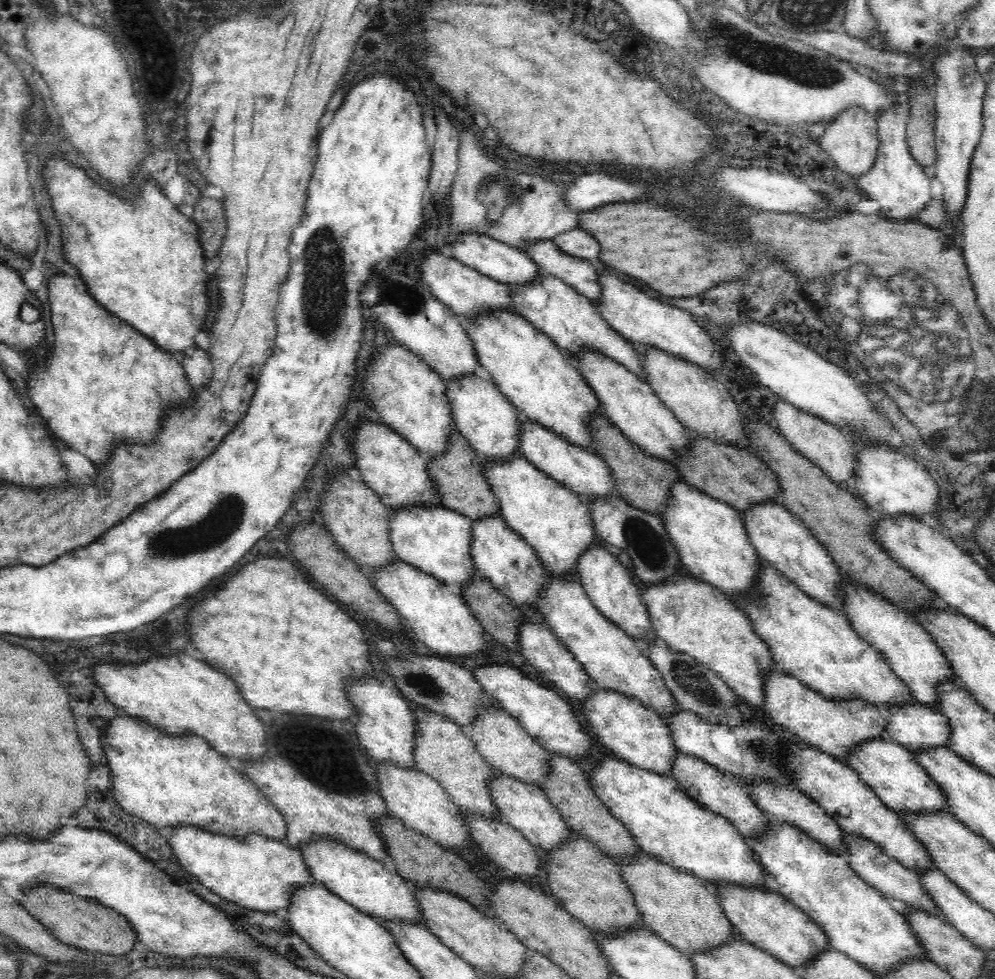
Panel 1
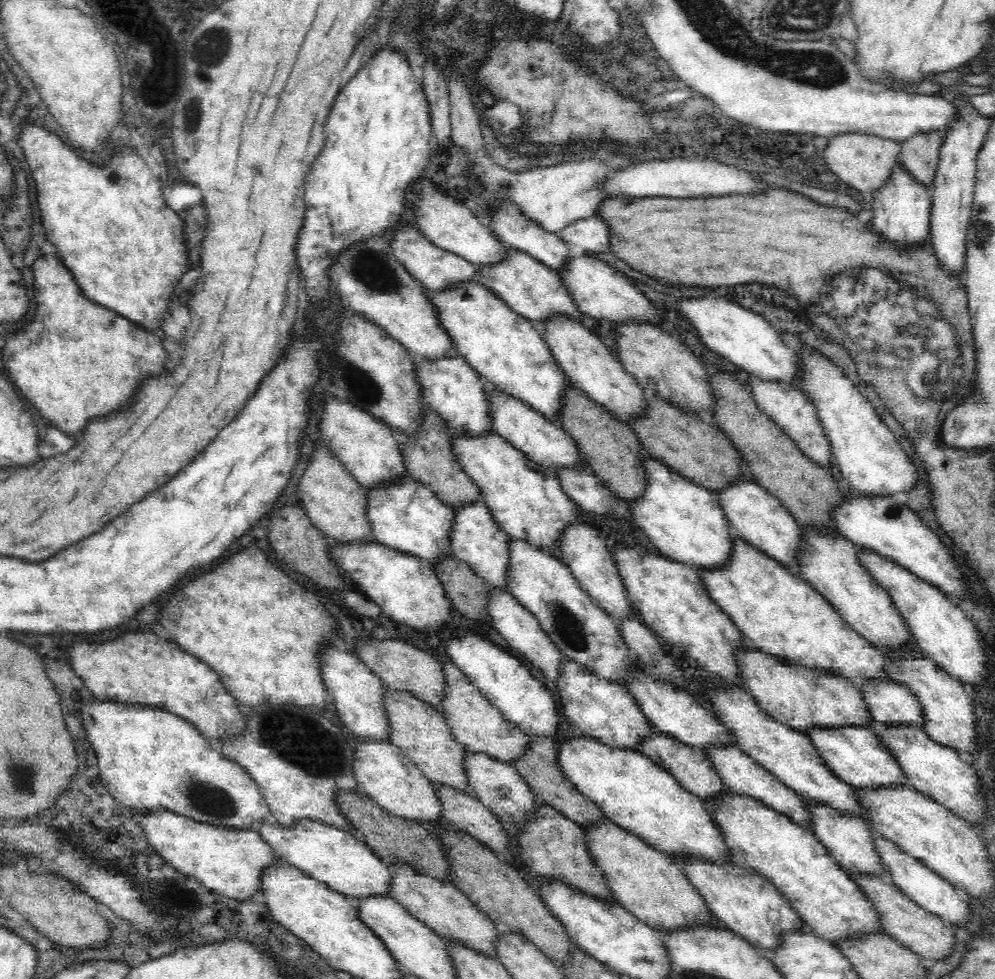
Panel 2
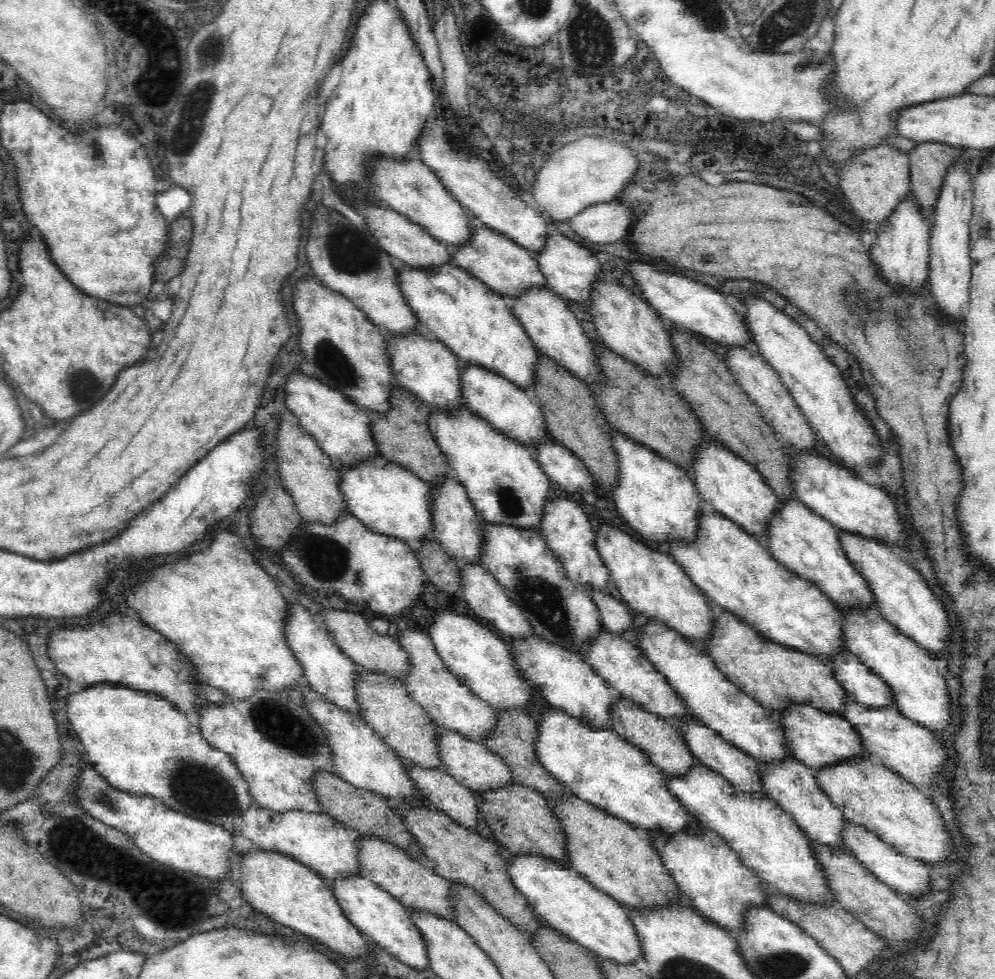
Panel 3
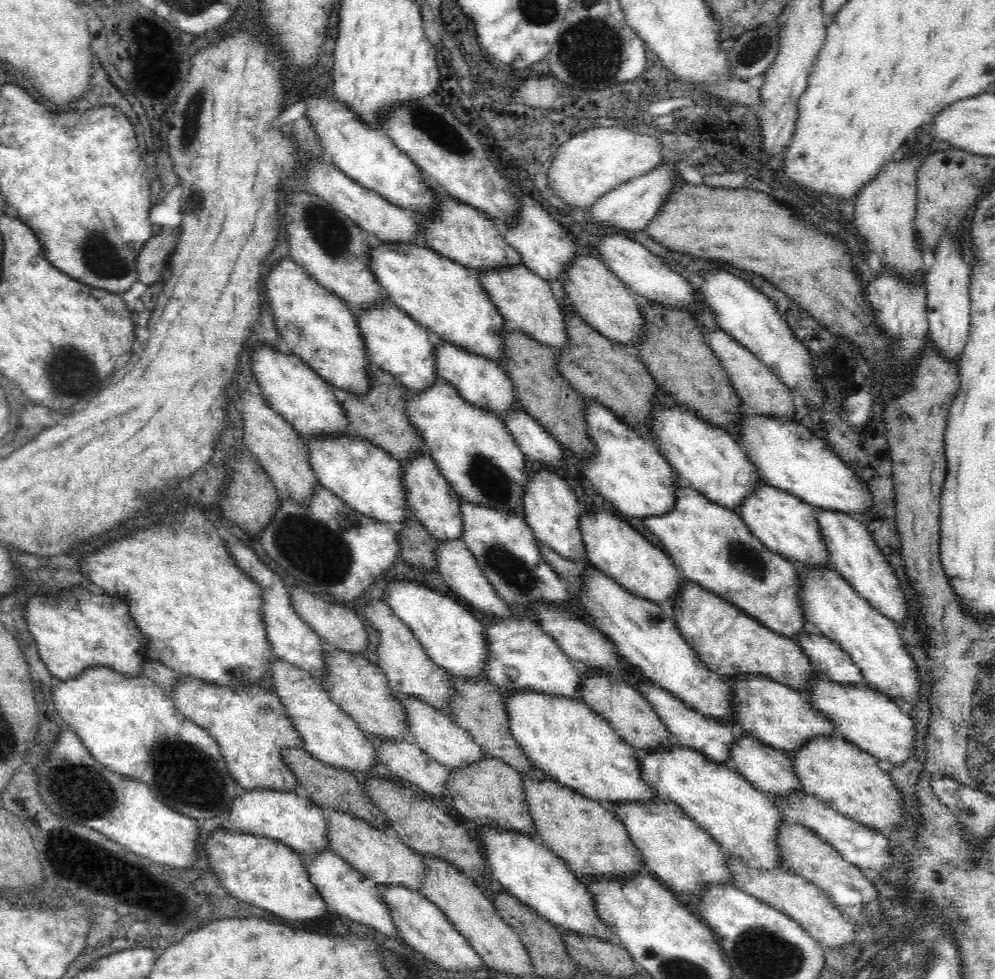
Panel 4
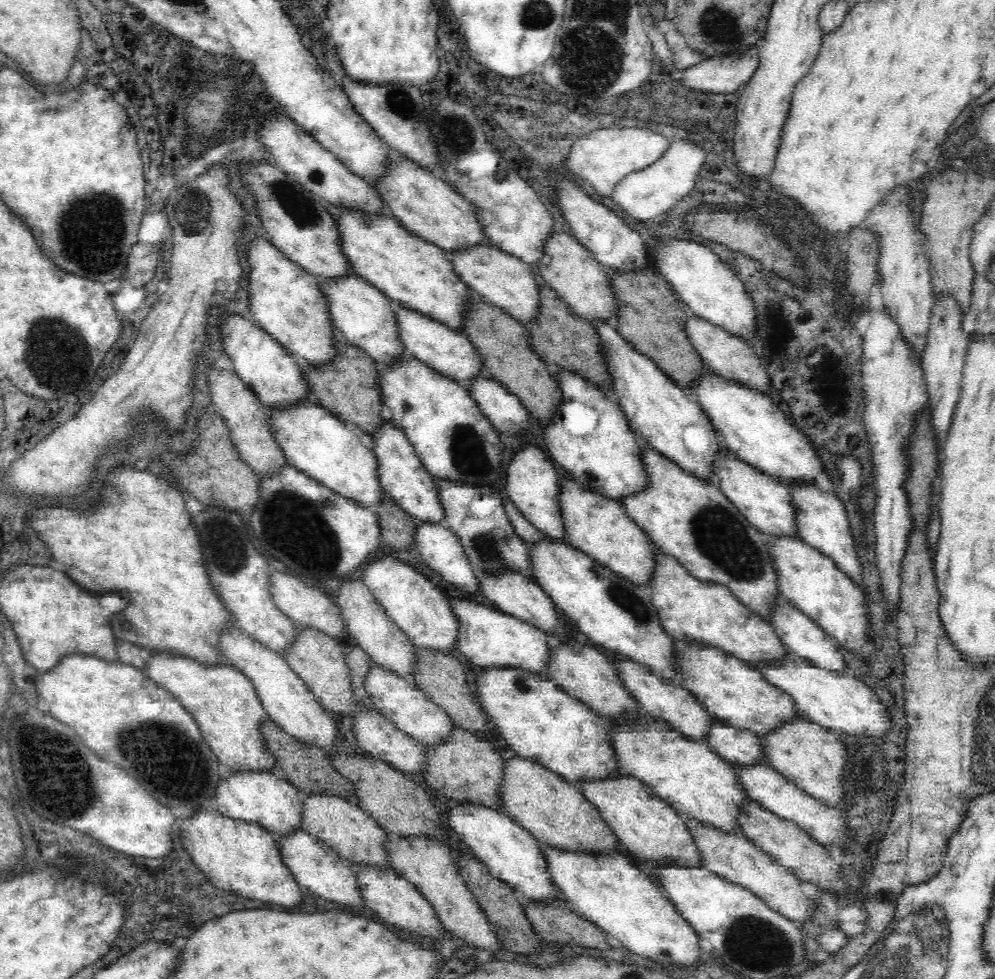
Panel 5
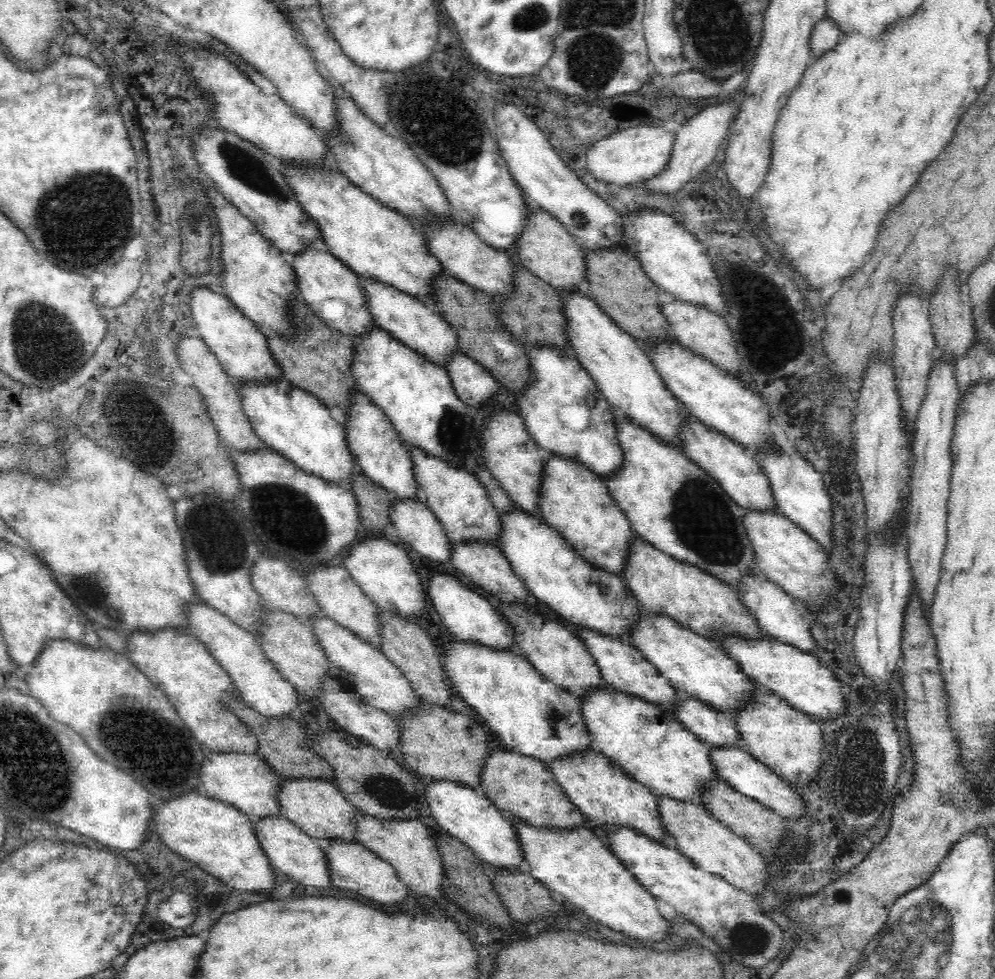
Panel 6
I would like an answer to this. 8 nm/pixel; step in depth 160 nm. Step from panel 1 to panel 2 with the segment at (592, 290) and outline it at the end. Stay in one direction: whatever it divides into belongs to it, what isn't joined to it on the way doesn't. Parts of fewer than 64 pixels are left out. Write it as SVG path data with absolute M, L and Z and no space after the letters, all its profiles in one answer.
M514 203L498 208L494 212L494 220L490 224L492 224L494 232L498 234L498 238L500 238L500 242L504 246L534 257L538 262L545 264L548 268L558 272L558 274L561 274L563 268L569 263L570 249L566 247L567 244L556 235L543 230L533 220L526 219L526 216L522 215L522 212L518 209L518 205L514 205Z

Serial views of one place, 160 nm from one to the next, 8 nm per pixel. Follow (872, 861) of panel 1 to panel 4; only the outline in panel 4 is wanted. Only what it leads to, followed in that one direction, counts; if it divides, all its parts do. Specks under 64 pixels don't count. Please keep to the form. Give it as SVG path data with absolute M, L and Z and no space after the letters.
M752 736L738 737L735 747L732 747L731 750L731 760L737 773L746 778L754 788L768 794L771 798L803 792L802 783L800 783L798 775L793 770L790 754L786 751L772 748L760 739Z

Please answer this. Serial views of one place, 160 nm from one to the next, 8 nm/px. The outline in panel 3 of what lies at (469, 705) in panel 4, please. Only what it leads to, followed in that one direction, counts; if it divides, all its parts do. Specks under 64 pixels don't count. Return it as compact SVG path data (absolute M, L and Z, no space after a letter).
M522 709L499 712L497 723L491 735L485 740L485 745L490 752L497 754L512 772L514 781L524 784L526 787L536 789L544 798L548 800L562 799L568 795L568 789L562 783L556 781L554 777L539 763L535 752L535 742L537 741L537 730L535 730L534 719Z

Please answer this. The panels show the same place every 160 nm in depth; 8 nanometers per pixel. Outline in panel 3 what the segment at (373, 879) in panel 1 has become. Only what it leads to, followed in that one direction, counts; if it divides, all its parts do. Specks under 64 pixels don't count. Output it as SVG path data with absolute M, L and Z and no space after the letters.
M248 809L242 818L242 835L252 840L256 846L282 853L312 869L327 882L346 879L346 876L361 876L361 864L358 859L357 835L339 824L328 814L306 811L284 811L277 813L270 809Z

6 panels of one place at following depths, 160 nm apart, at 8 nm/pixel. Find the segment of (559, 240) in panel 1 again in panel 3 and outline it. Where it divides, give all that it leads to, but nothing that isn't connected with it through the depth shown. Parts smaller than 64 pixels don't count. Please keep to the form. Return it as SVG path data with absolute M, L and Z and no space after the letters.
M614 201L608 203L600 203L590 205L588 208L582 209L576 216L569 220L570 229L576 235L592 244L612 244L614 240L624 240L626 230L630 230L630 208Z

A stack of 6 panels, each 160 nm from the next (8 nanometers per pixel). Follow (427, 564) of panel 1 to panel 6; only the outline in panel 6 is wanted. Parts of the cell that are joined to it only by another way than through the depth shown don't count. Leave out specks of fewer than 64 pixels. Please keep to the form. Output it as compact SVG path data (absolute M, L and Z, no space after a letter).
M284 378L270 380L269 383L240 382L236 385L238 385L239 396L241 396L241 408L243 408L255 434L258 435L258 439L262 440L268 449L280 453L292 461L296 468L301 468L302 471L330 483L346 481L351 484L354 476L359 474L353 472L354 464L357 462L355 462L356 457L352 455L346 443L346 421L338 423L330 414L329 409L320 402L320 399L295 387L288 379Z

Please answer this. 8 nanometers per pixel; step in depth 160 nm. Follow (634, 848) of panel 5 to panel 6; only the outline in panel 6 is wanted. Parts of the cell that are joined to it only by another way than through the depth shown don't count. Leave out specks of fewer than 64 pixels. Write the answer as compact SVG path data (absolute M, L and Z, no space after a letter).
M584 751L562 756L552 761L549 771L562 787L570 802L586 816L590 824L628 827L654 839L664 846L673 845L673 838L665 832L657 808L657 797L649 788L629 776L622 767L597 751Z

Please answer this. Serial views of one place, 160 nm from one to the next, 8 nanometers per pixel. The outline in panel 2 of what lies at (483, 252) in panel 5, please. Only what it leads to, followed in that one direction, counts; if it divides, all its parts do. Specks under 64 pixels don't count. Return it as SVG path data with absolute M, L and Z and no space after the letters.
M566 315L550 316L544 328L546 328L544 340L547 348L574 388L586 394L590 400L602 405L602 408L620 423L625 423L641 411L645 403L642 387L630 373L626 372L622 363L608 351L598 335Z

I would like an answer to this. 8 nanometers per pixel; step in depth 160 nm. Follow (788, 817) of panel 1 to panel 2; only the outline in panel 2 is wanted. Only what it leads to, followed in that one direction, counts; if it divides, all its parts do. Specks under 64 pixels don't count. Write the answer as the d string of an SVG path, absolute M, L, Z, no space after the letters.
M718 744L718 747L706 748L706 755L711 760L711 764L715 767L718 776L722 779L722 783L726 785L730 792L752 797L752 799L760 801L766 807L790 817L790 820L805 829L813 830L811 815L807 810L807 806L803 804L804 799L791 788L786 787L781 781L778 781L766 769L763 769L750 755L737 746L726 747L722 744Z

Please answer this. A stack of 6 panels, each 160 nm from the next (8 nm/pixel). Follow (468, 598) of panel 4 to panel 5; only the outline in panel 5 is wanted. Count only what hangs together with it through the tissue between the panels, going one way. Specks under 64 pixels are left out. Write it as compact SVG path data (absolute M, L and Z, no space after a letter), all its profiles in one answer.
M414 520L414 523L417 525L414 532L415 544L417 544L425 564L432 568L434 572L440 574L444 581L450 582L456 590L470 595L470 598L478 598L484 601L481 586L479 586L478 573L470 566L466 553L463 551L462 543L450 528L444 524L424 523L418 522L418 520Z

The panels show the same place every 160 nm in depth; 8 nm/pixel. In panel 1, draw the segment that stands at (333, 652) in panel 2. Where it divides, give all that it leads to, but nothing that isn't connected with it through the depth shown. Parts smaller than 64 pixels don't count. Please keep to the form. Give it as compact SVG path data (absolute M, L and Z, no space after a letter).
M376 678L355 680L345 686L347 698L350 698L354 708L358 710L358 738L362 746L368 750L368 759L386 761L390 765L402 768L415 768L413 755L417 724L414 721L412 705L405 698L400 698L400 691L385 688Z

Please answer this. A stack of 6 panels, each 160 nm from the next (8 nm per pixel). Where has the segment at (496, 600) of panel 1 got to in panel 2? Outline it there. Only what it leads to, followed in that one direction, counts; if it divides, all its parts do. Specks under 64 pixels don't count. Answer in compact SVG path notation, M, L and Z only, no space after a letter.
M453 556L432 567L453 609L465 617L490 621L487 610L490 586L484 579L481 579L466 563Z

